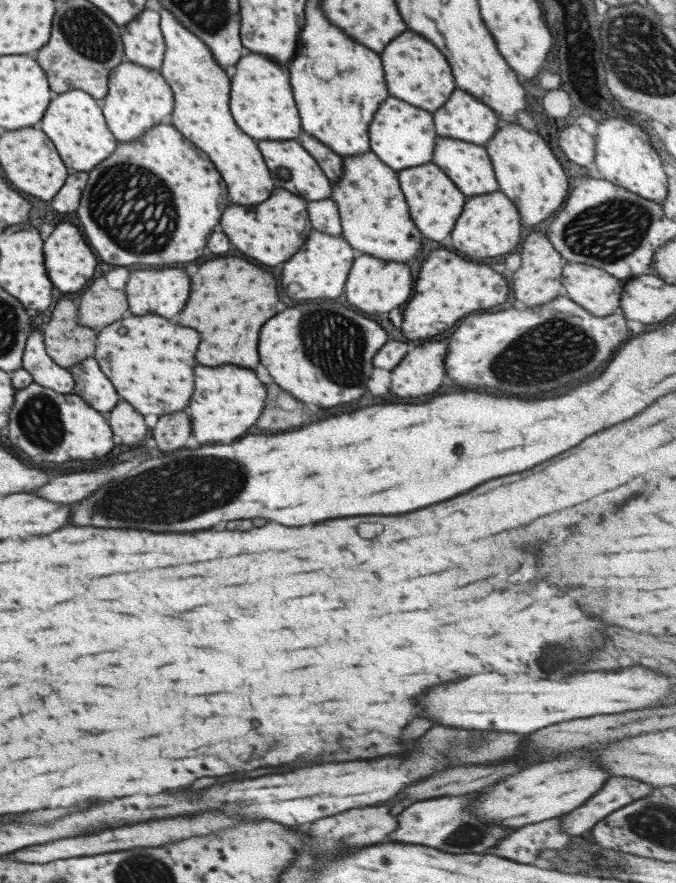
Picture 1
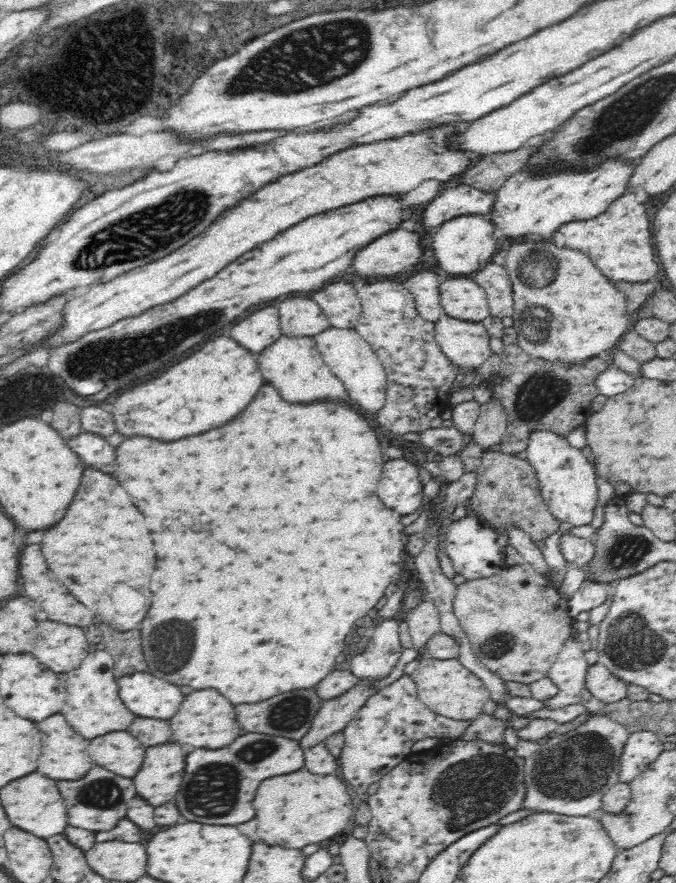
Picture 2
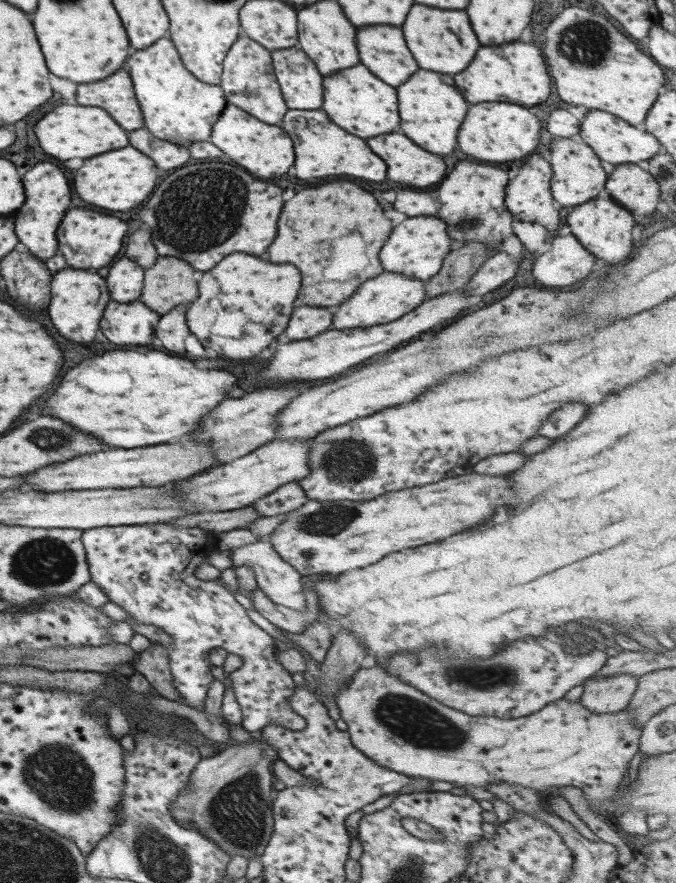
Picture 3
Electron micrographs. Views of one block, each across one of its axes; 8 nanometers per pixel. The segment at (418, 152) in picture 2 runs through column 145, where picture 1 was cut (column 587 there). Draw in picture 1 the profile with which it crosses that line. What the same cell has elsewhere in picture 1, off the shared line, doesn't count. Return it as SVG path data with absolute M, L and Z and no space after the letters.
M569 262L562 267L560 281L565 296L593 316L609 316L619 307L622 282L603 270Z

